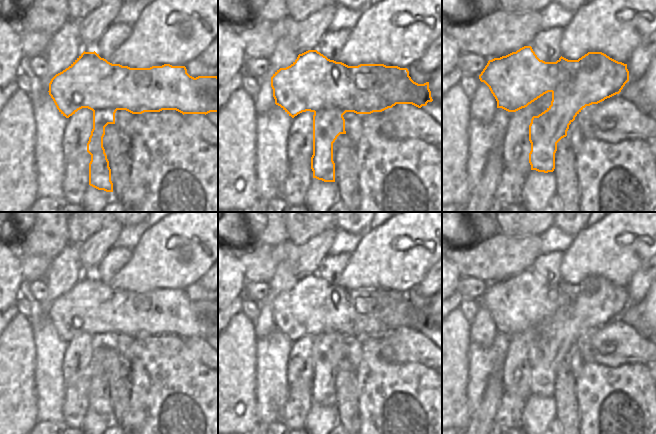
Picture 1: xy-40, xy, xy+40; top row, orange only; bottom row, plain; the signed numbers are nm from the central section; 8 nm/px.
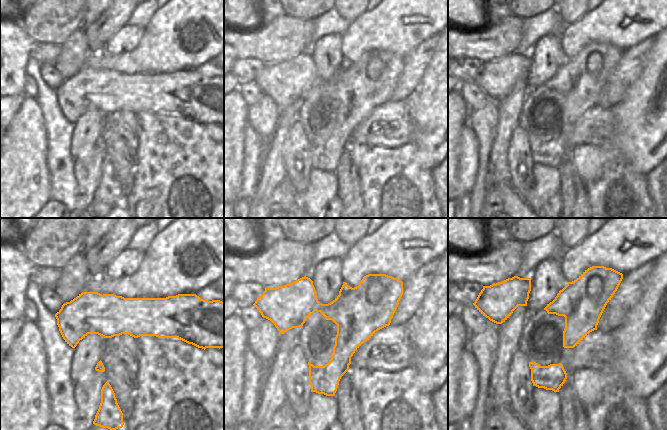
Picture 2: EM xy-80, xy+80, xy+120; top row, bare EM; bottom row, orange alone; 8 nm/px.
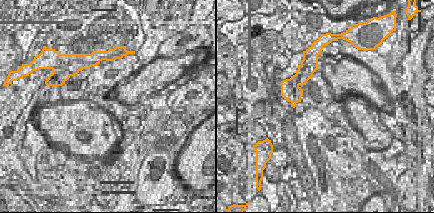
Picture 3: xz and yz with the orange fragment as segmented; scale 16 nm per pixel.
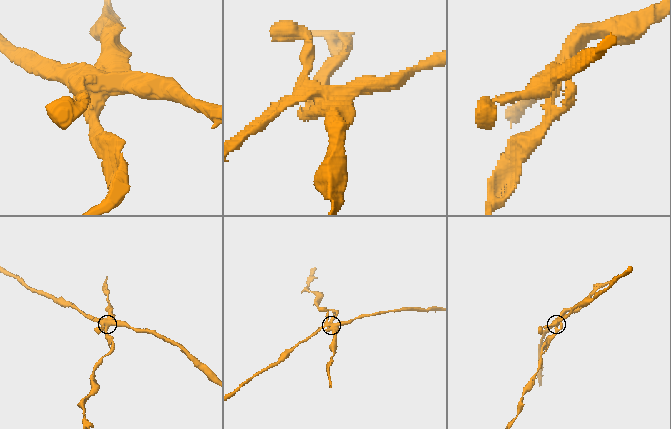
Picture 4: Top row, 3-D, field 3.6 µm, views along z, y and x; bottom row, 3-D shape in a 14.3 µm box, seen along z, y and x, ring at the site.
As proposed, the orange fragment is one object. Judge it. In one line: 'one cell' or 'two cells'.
two cells

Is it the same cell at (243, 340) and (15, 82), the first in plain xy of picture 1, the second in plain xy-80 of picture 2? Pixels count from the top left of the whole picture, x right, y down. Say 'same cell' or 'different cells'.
different cells

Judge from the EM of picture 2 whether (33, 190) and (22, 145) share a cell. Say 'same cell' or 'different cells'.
same cell

